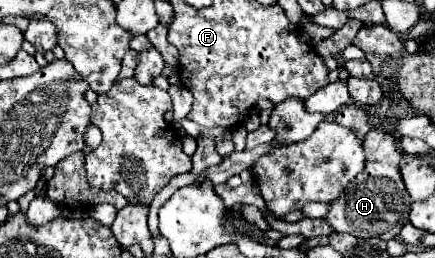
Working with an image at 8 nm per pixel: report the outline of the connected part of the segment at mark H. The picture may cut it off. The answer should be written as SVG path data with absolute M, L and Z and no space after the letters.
M371 129L363 139L365 151L365 169L347 185L343 197L329 203L329 211L325 219L339 231L357 237L379 237L389 241L399 235L401 227L409 223L409 209L411 201L405 191L400 167L403 153L397 147L397 141L391 133L381 129Z

